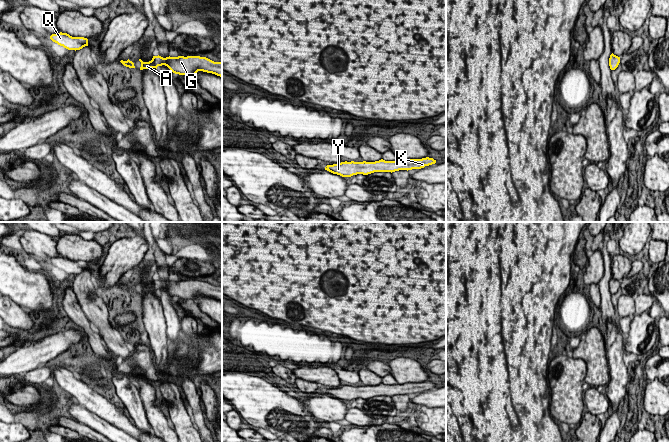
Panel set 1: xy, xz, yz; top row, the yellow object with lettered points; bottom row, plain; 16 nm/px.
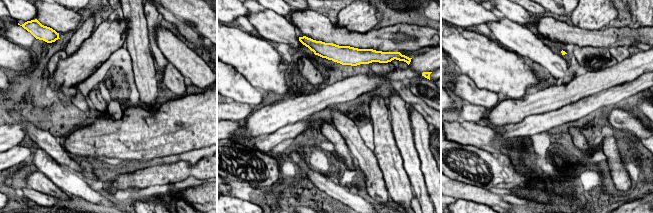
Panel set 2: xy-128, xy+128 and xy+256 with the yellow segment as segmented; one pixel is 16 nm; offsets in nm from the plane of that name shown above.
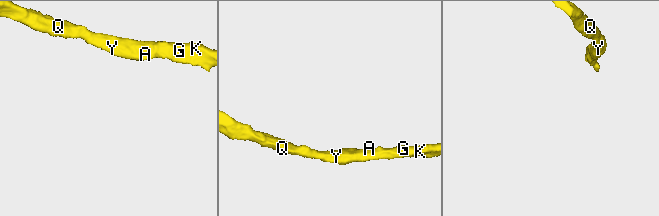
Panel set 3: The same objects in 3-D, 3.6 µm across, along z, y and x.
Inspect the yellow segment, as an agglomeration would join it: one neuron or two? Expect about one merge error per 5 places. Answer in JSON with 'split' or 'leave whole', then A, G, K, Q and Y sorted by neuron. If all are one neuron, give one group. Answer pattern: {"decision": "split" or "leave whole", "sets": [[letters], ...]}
{"decision": "leave whole", "sets": [["A", "G", "K", "Q", "Y"]]}

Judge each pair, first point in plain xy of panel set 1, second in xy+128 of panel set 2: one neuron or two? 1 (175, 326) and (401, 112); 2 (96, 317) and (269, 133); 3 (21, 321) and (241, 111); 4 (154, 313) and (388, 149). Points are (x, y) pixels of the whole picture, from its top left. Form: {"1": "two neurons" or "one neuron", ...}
{"1": "one neuron", "2": "two neurons", "3": "two neurons", "4": "one neuron"}

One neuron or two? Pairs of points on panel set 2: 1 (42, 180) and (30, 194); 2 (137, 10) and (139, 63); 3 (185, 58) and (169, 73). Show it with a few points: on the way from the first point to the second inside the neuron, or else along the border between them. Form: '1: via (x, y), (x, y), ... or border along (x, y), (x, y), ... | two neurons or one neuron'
1: via (39, 183), (33, 191) | one neuron
2: via (137, 23), (139, 50) | one neuron
3: border along (169, 61), (187, 81) | two neurons

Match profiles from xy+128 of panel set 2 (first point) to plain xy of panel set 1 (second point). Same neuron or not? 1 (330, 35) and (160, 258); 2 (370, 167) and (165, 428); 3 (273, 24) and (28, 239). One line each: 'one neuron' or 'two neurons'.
1: two neurons
2: one neuron
3: one neuron

